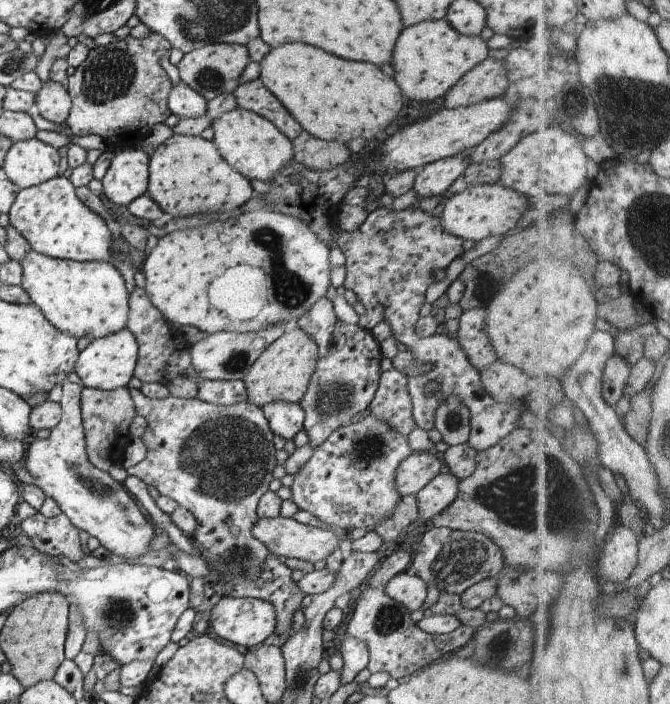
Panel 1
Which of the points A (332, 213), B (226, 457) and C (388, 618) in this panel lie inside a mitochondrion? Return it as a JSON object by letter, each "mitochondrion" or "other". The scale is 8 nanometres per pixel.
{"A":"other","B":"mitochondrion","C":"mitochondrion"}

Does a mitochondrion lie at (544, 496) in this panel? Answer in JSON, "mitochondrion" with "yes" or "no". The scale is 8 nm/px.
{"mitochondrion":"yes"}

